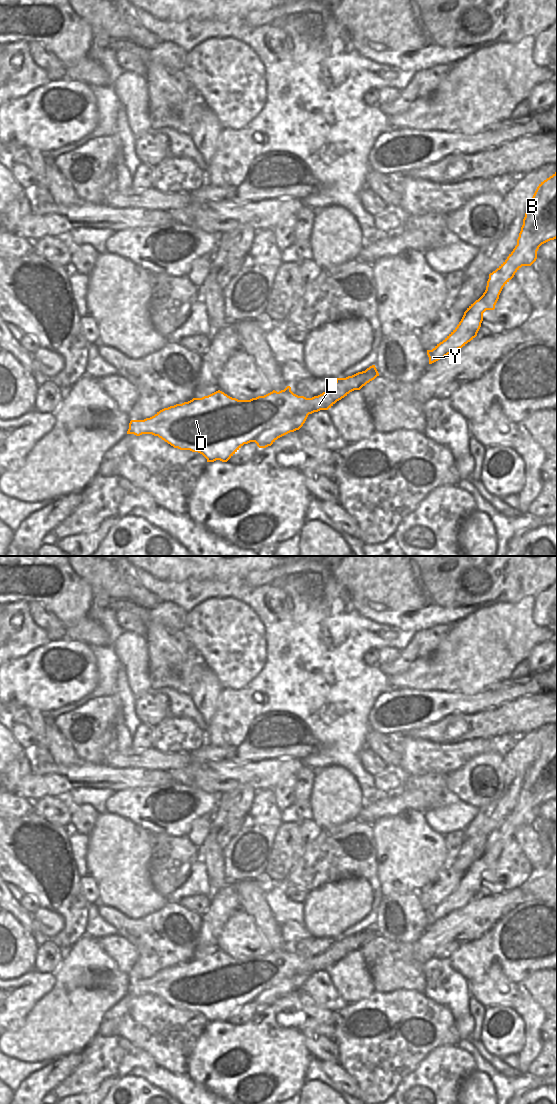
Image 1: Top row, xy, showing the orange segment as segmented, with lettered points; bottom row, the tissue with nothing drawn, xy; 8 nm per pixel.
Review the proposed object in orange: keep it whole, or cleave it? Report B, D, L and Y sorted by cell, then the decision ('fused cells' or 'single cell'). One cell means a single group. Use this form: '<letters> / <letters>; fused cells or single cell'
B Y / D L; fused cells

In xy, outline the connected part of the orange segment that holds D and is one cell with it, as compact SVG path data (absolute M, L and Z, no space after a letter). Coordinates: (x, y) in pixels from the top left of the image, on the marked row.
M333 385L318 396L306 398L294 394L287 386L279 392L273 390L264 396L238 400L218 390L208 396L164 408L150 418L131 420L127 434L152 434L174 448L202 454L207 462L227 462L244 444L255 442L260 434L284 420L298 414L328 410L337 402L338 393Z

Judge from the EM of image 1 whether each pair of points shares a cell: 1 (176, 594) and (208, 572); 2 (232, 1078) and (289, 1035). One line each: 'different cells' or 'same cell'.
1: different cells
2: same cell

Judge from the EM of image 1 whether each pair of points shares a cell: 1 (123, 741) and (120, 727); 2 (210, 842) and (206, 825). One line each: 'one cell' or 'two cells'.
1: one cell
2: two cells

